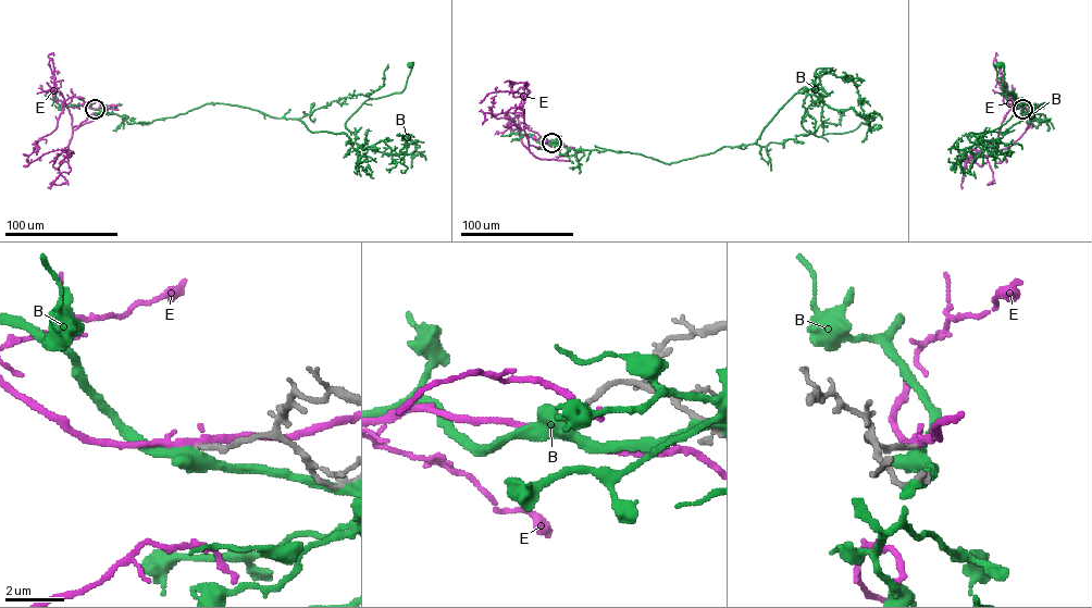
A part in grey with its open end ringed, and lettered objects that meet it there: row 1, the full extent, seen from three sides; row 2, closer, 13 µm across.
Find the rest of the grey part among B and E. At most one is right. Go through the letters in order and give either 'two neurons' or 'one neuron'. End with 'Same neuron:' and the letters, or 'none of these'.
B: two neurons
E: two neurons
Same neuron: none of these

